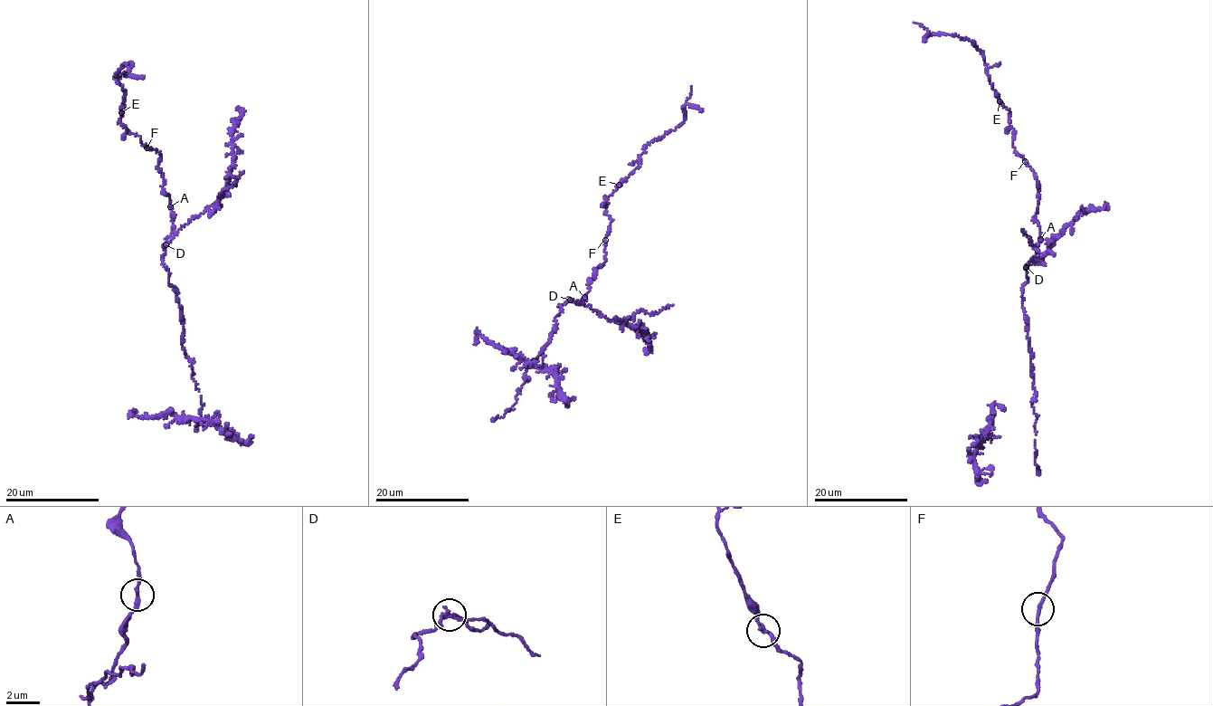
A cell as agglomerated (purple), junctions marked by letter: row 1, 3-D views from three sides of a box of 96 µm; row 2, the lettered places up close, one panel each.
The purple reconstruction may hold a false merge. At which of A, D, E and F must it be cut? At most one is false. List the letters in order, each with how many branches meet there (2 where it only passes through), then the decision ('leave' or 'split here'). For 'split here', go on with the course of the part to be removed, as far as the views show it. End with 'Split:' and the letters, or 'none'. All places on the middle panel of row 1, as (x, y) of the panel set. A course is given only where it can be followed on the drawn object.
A: 2 branches meet; leave
D: 3 branches meet; split here; foreign part runs (569, 300), (590, 307), (609, 320), (623, 321), (647, 330), (649, 349), (645, 347)
E: 2 branches meet; leave
F: 2 branches meet; leave
Split: D

